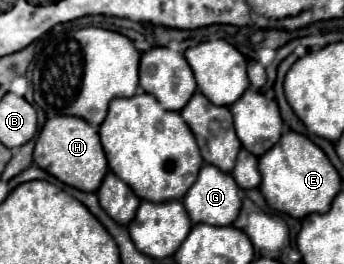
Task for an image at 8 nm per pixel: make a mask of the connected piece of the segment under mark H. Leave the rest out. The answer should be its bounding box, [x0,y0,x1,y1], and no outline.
[34,116,108,192]

